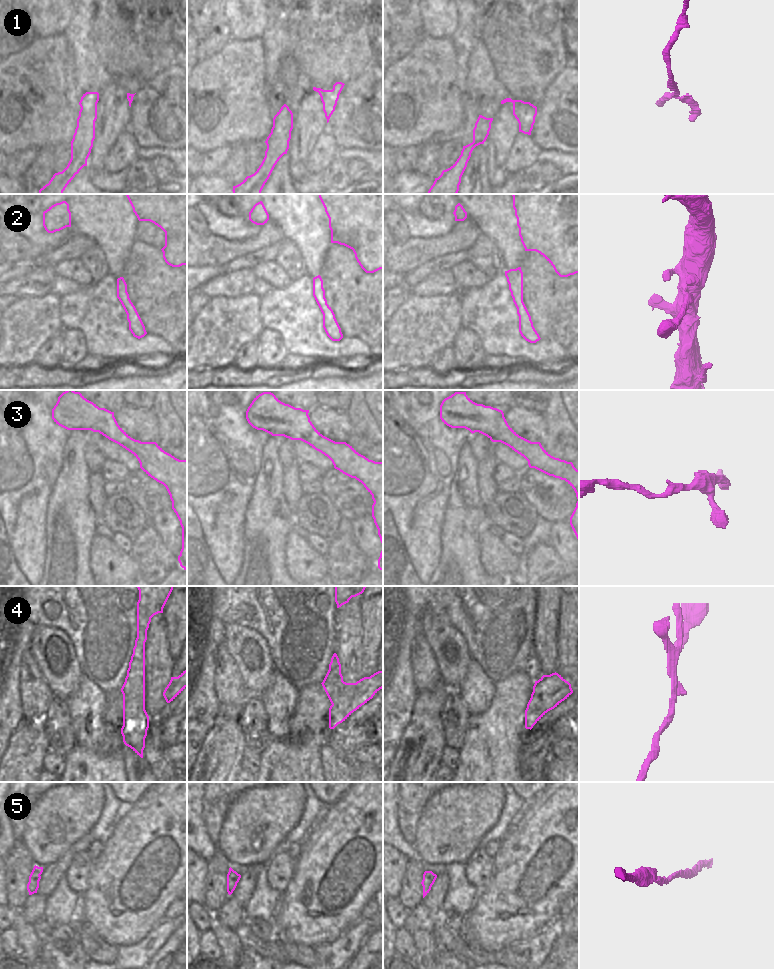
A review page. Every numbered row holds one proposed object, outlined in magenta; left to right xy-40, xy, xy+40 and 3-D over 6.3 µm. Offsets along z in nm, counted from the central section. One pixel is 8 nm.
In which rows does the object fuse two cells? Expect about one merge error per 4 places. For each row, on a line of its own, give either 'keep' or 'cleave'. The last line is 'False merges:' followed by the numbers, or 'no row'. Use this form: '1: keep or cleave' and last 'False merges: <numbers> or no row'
1: cleave
2: keep
3: keep
4: cleave
5: keep
False merges: 1, 4

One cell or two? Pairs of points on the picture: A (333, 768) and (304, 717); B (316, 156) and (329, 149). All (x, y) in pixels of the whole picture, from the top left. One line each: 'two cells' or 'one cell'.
A: two cells
B: one cell

